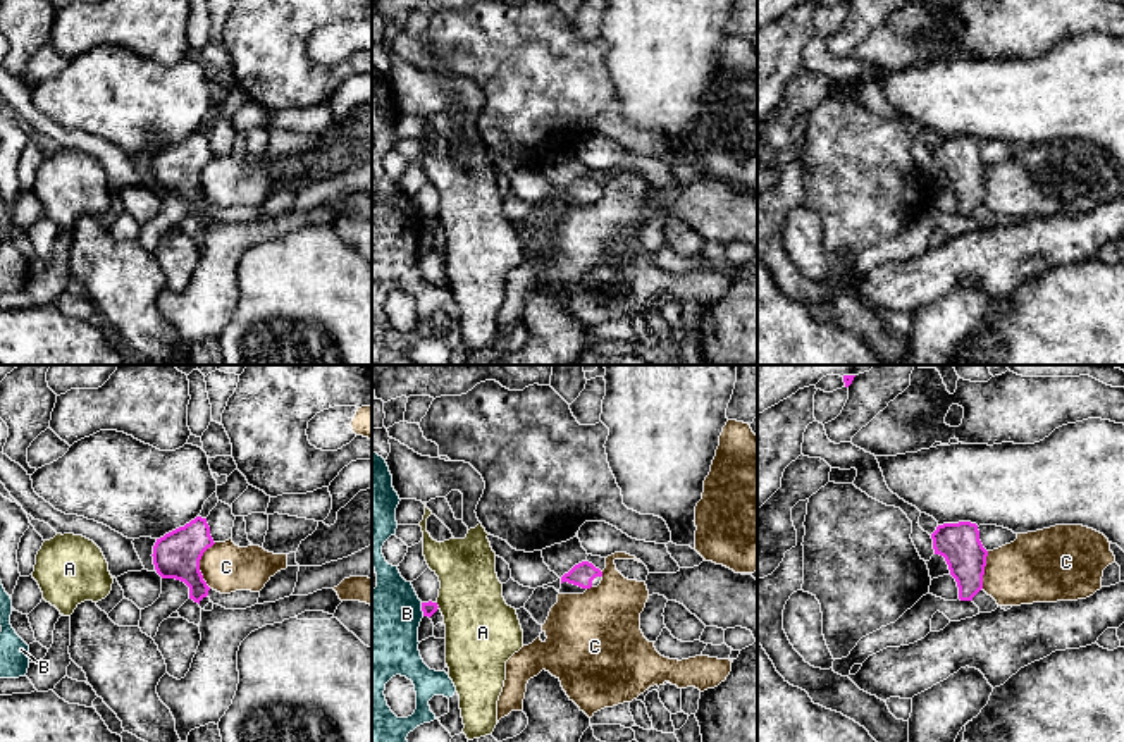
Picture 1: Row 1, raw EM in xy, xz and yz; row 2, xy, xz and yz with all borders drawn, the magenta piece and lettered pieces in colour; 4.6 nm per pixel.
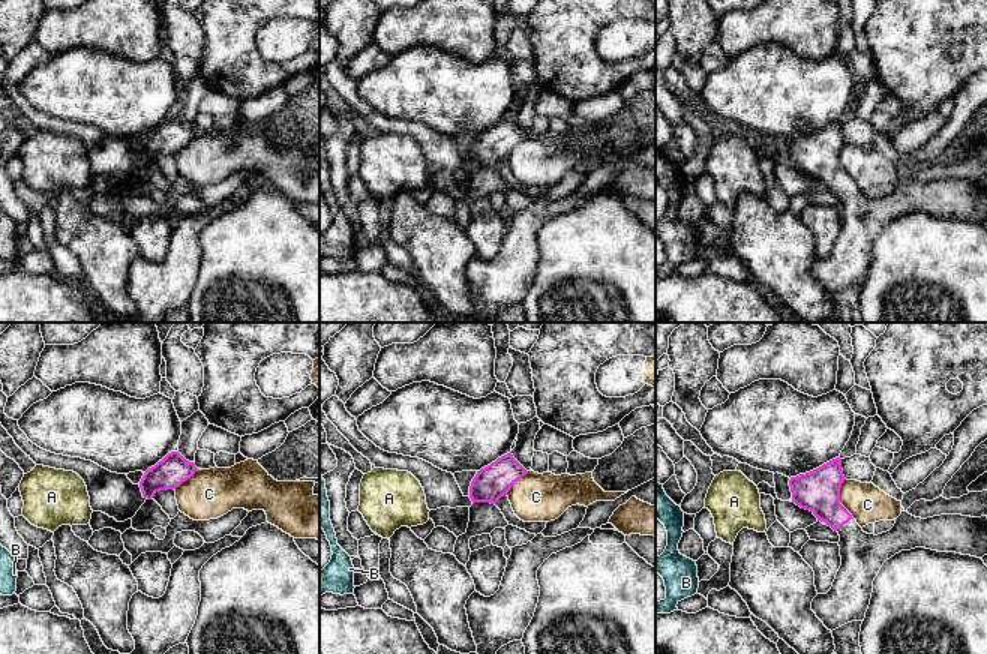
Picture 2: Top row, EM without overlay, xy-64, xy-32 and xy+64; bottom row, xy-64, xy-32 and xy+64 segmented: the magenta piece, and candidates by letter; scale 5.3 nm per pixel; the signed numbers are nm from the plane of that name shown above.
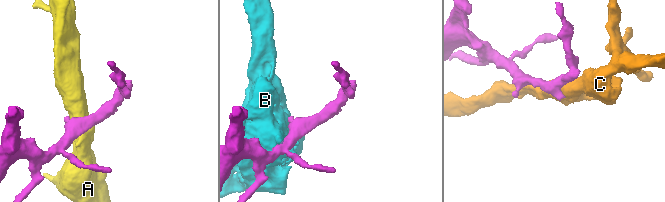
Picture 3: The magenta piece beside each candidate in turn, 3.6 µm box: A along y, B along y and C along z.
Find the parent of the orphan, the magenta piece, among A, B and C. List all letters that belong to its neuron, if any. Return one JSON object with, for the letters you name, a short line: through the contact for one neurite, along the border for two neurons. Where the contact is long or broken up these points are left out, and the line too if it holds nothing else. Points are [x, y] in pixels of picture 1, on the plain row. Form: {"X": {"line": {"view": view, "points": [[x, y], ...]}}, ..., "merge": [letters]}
{"merge": []}

